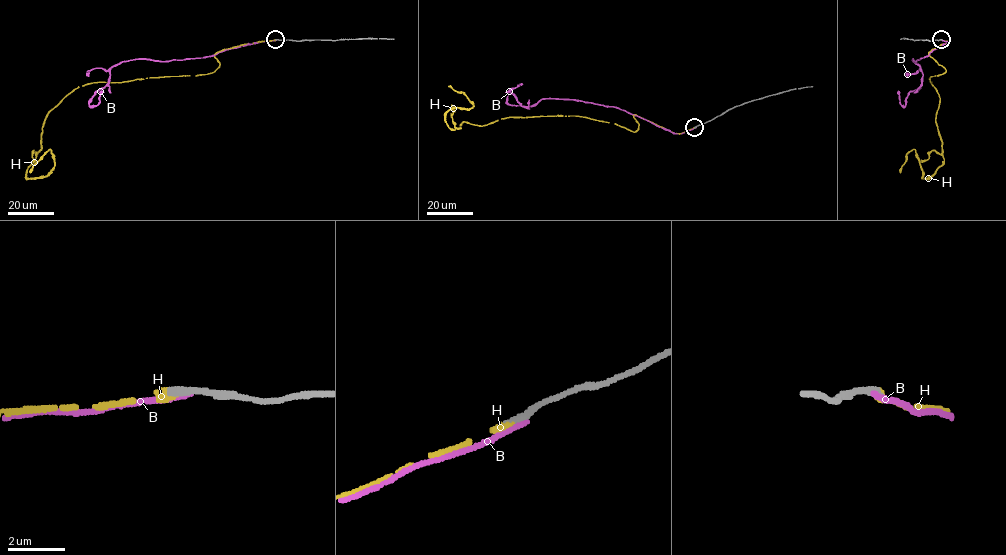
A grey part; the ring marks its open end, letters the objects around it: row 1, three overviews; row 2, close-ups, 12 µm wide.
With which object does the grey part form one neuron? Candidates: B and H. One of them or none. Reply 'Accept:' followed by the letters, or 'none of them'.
Accept: H

